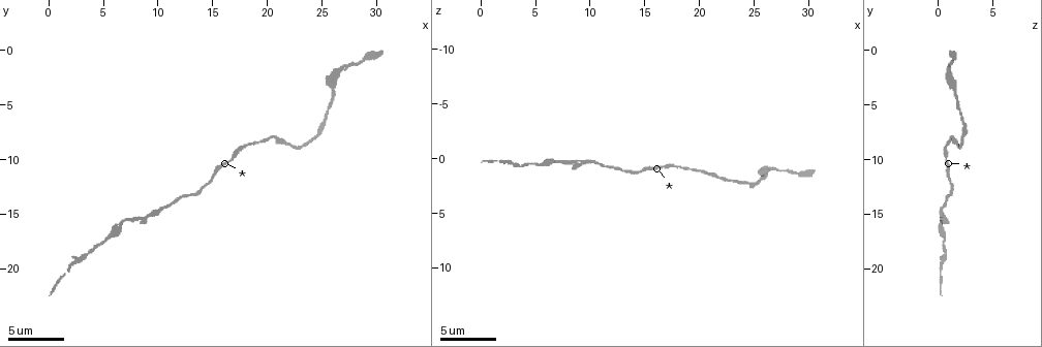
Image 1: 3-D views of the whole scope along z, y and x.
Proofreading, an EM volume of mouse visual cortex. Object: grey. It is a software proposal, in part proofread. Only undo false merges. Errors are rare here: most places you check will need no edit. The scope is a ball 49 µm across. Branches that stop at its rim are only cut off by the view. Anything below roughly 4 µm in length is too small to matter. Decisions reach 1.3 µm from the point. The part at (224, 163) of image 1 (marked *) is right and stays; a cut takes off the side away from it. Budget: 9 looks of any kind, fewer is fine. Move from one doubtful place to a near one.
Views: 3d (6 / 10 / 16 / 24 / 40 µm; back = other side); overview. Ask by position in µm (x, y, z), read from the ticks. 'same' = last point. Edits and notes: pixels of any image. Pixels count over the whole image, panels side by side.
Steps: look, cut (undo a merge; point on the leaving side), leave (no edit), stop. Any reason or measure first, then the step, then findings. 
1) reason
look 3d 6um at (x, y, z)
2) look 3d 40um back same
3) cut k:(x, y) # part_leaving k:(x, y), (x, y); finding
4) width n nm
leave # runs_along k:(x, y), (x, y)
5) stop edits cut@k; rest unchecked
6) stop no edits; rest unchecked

calibre changes
look 3d 6um at (20.0, 8.2, 1.4)

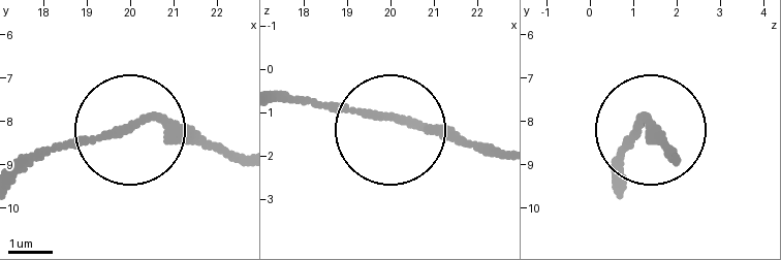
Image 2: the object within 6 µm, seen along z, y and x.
from behind
look 3d 6um back at (19.95, 8.15, 1.10)

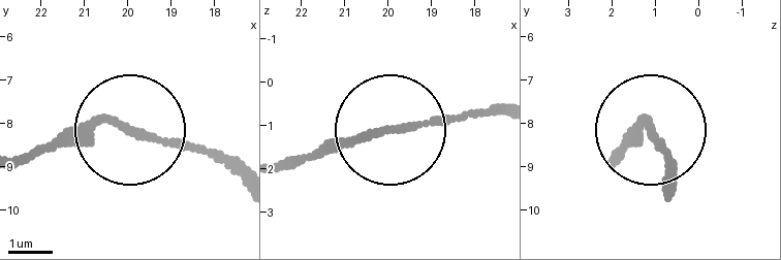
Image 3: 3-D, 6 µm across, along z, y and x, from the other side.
width 150 nm
leave # one neuron here

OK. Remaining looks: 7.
sudden change in width
look 3d 6um at (24.2, 8.2, 2.2)

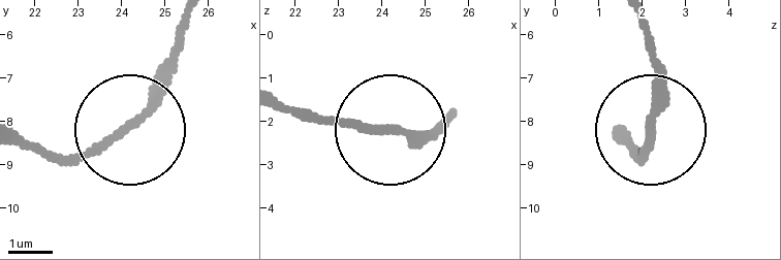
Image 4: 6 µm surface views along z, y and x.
leave # runs_along 4:(284, 102), (373, 128), (447, 128); one neuron here

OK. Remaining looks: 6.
thick turns thin
look 3d 10um at (7.0, 15.6, 0.2)

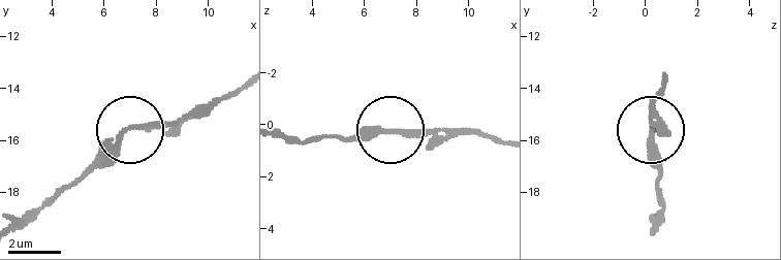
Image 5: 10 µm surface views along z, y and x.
look 3d 6um at (7.1, 15.5, 0.3)

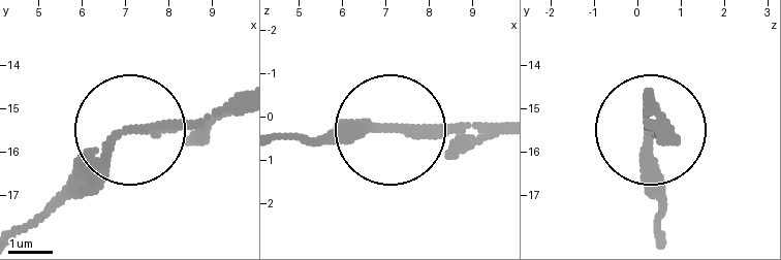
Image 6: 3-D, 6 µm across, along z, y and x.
leave # runs_along 6:(493, 133), (338, 133), (308, 144); all the same neuron

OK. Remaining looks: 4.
sudden change in width
look 3d 10um at (26.0, 3.8, 1.6)

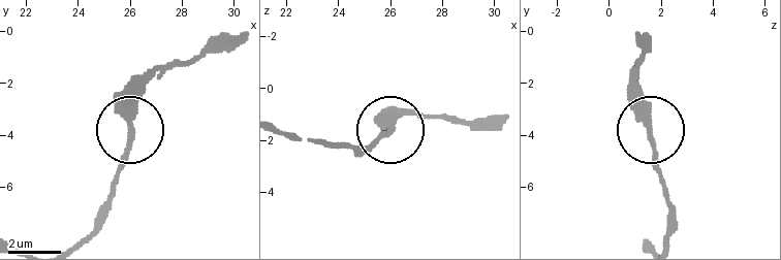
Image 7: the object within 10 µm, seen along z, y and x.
leave # runs_along 7:(665, 240), (665, 187), (634, 69); continuous, no second neuron

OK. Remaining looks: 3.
stop no edits; rest unchecked

